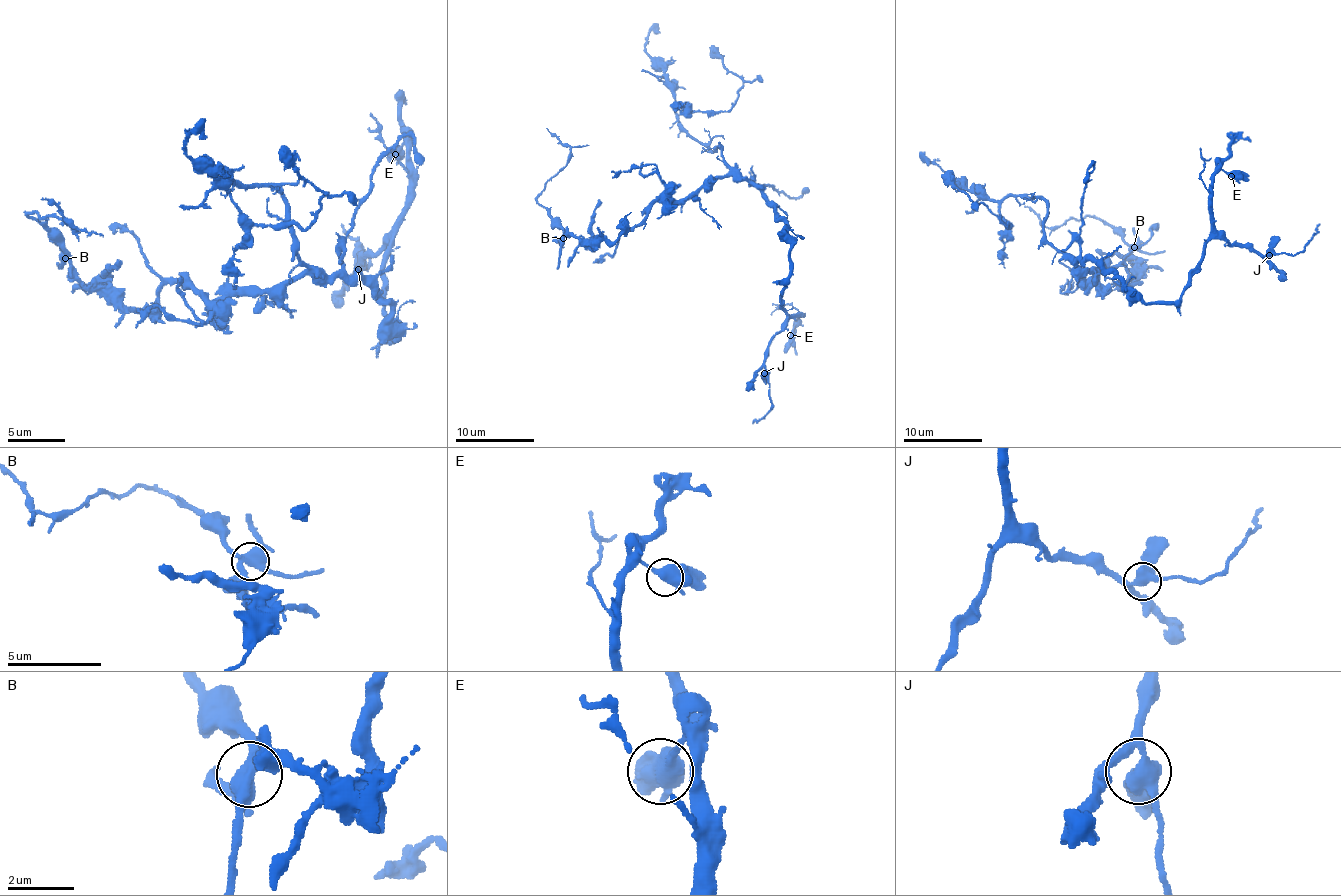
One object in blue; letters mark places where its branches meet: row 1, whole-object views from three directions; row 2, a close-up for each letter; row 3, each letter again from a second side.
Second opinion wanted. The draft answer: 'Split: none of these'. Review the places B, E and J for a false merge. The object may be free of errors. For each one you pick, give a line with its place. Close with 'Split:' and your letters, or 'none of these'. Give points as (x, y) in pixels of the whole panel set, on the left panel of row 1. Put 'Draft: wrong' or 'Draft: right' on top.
Draft: wrong
B: (65, 258)
Split: B

